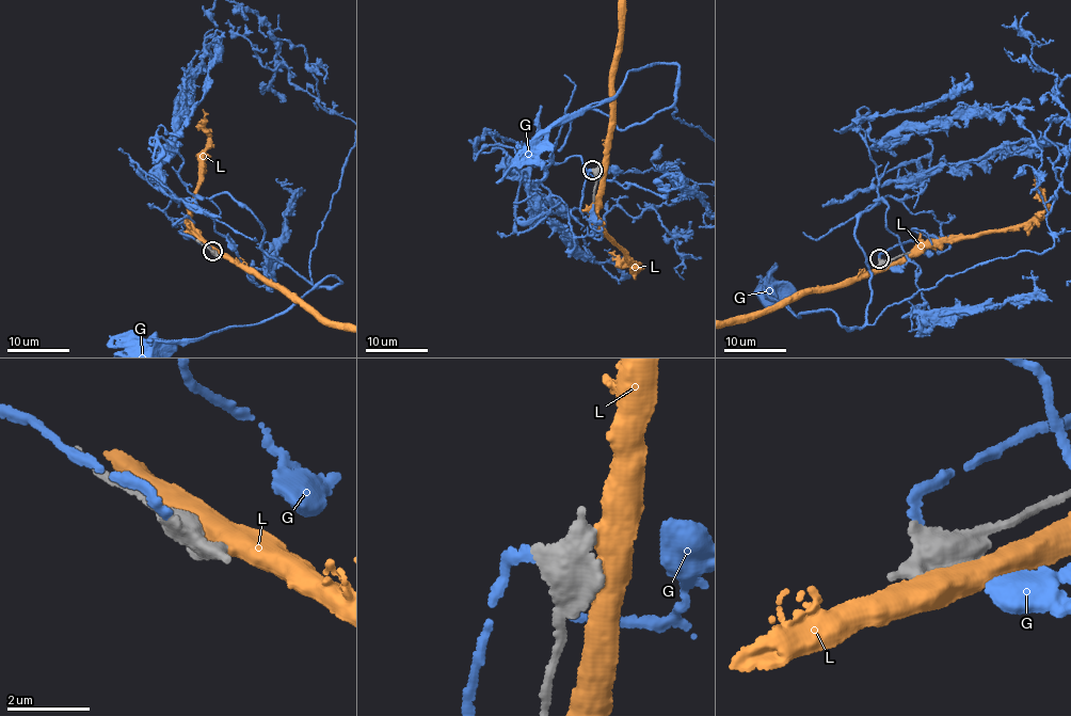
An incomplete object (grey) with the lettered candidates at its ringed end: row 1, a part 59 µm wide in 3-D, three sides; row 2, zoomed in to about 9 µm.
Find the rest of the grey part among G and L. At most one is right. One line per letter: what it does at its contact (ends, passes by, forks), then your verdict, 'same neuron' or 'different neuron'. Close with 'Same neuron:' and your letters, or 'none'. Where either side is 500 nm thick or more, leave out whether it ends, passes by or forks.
G: same neuron
L: it passes by; different neuron
Same neuron: G

